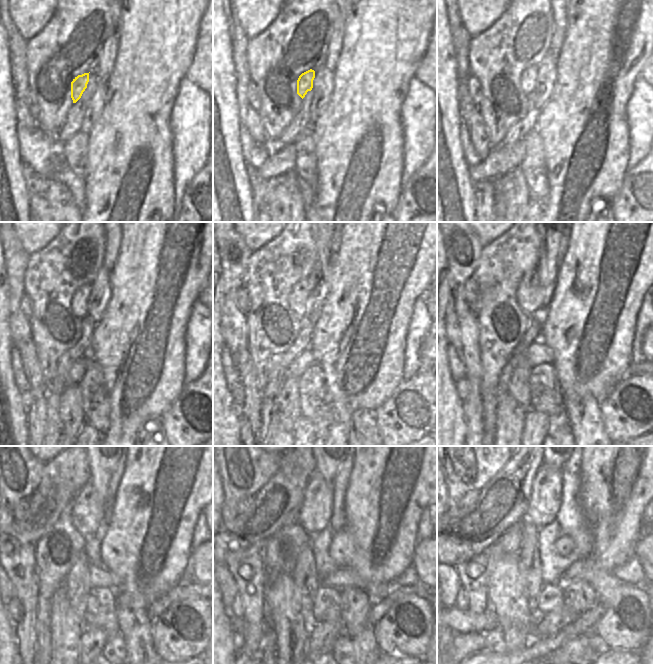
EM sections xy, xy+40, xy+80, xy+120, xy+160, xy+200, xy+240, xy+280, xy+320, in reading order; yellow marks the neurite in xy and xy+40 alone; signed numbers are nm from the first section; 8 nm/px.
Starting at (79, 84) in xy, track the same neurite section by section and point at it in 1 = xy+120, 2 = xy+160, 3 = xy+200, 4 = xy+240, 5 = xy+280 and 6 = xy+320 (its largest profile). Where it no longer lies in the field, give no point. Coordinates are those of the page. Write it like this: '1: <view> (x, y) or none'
1: xy+120 (80, 298)
2: xy+160 (298, 297)
3: xy+200 (530, 295)
4: xy+240 (88, 513)
5: xy+280 (314, 515)
6: xy+320 (545, 499)

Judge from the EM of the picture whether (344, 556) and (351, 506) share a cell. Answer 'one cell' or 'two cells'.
one cell

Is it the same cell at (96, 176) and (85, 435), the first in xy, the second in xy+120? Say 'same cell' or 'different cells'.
different cells

